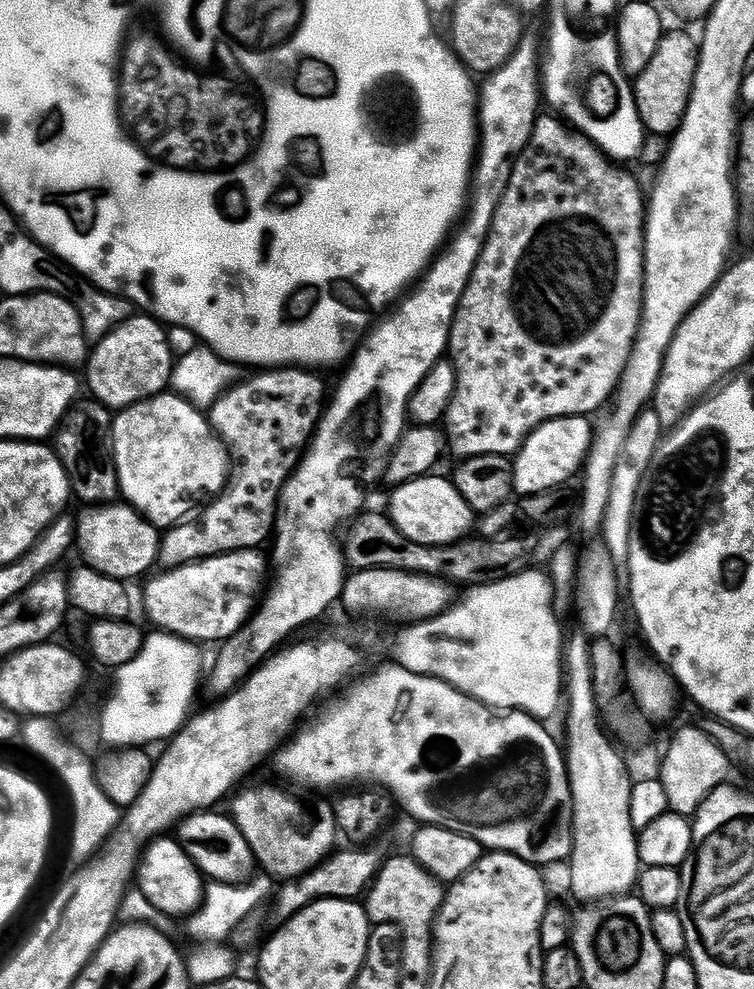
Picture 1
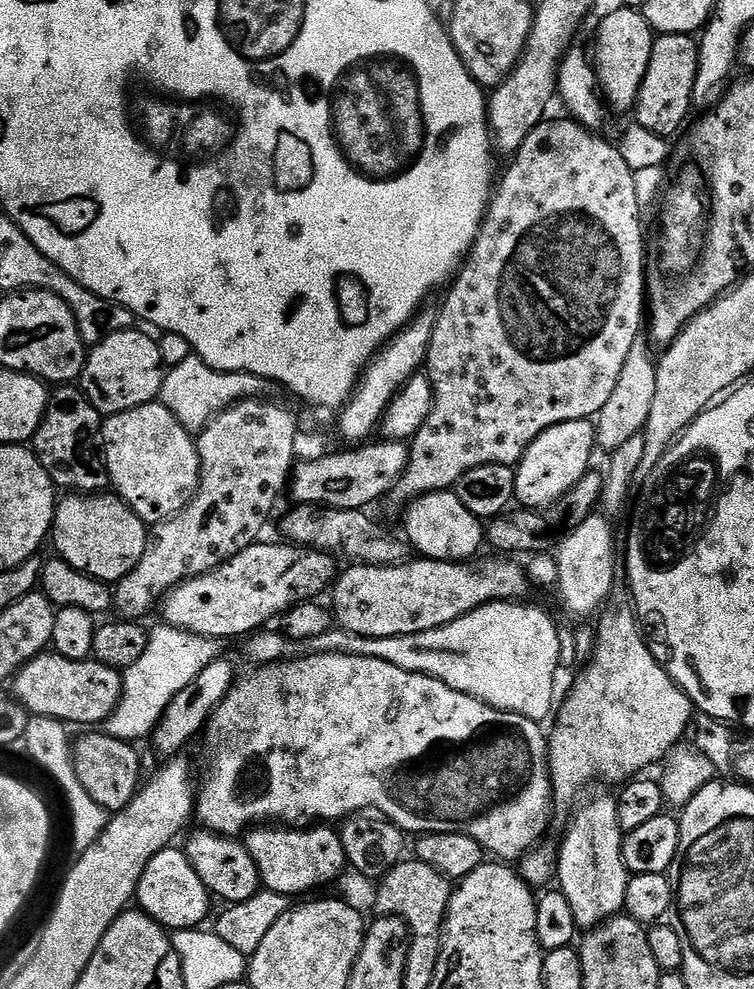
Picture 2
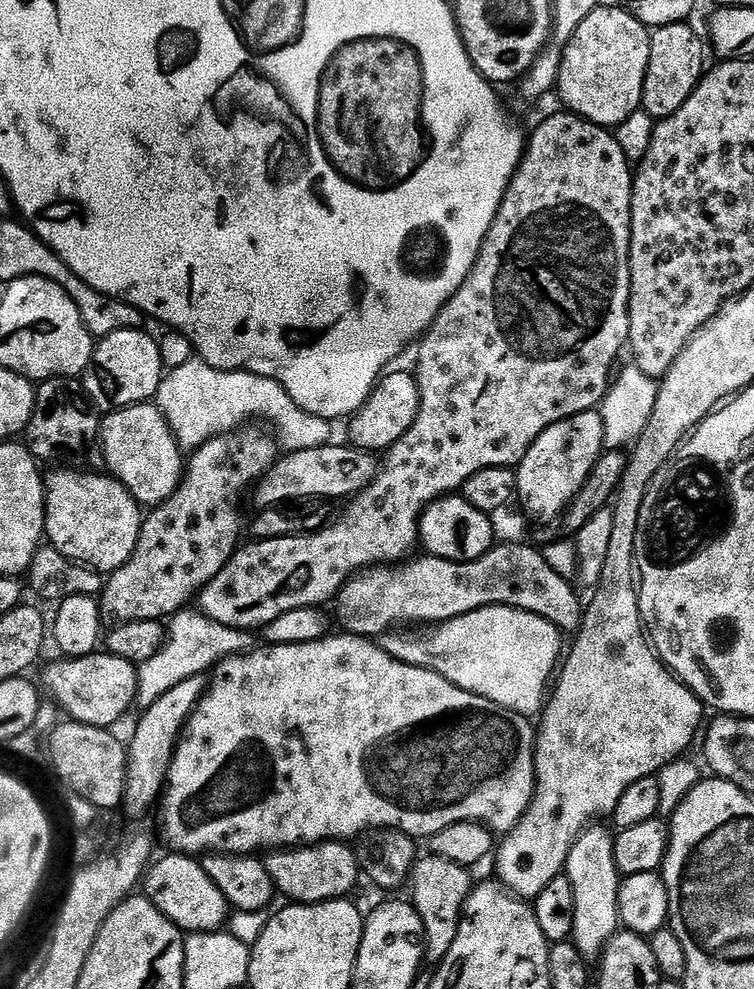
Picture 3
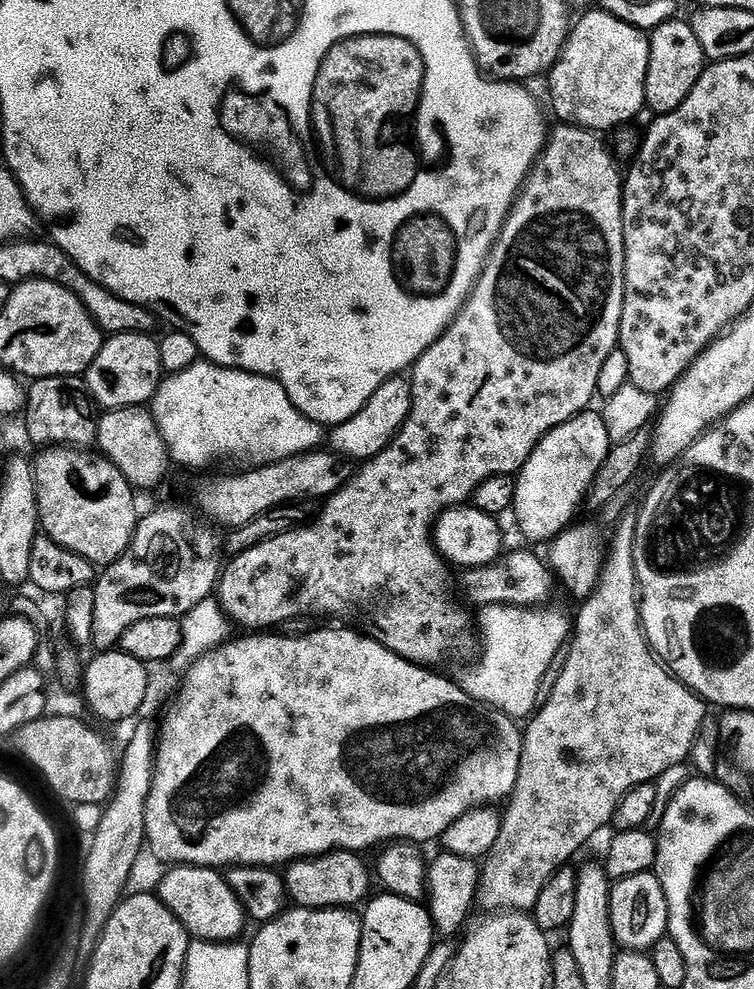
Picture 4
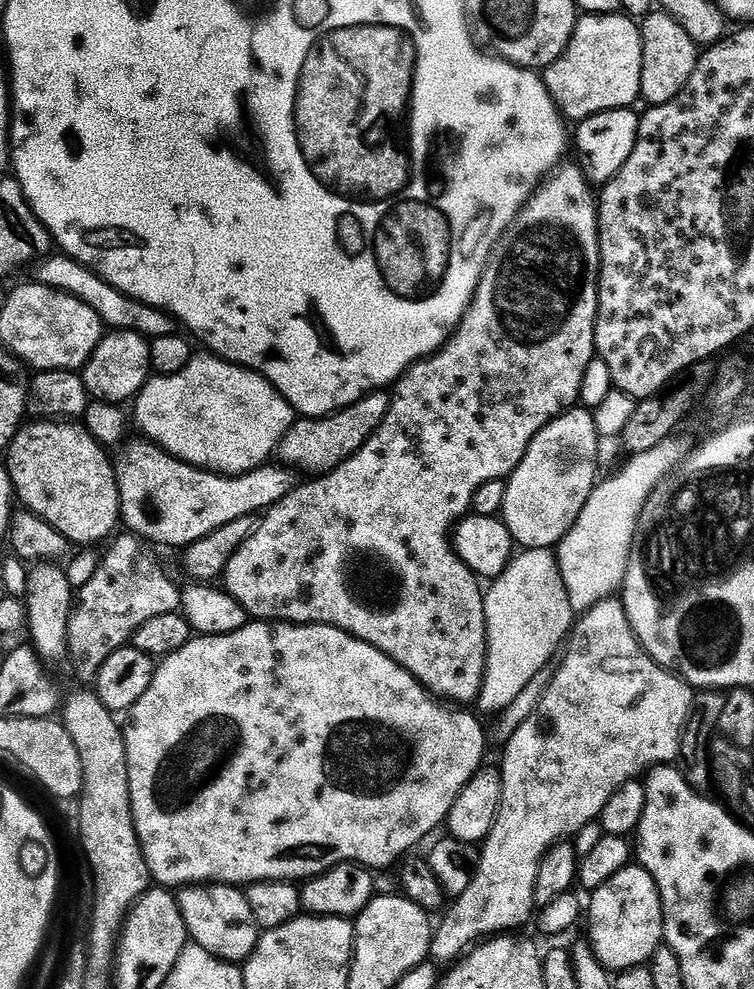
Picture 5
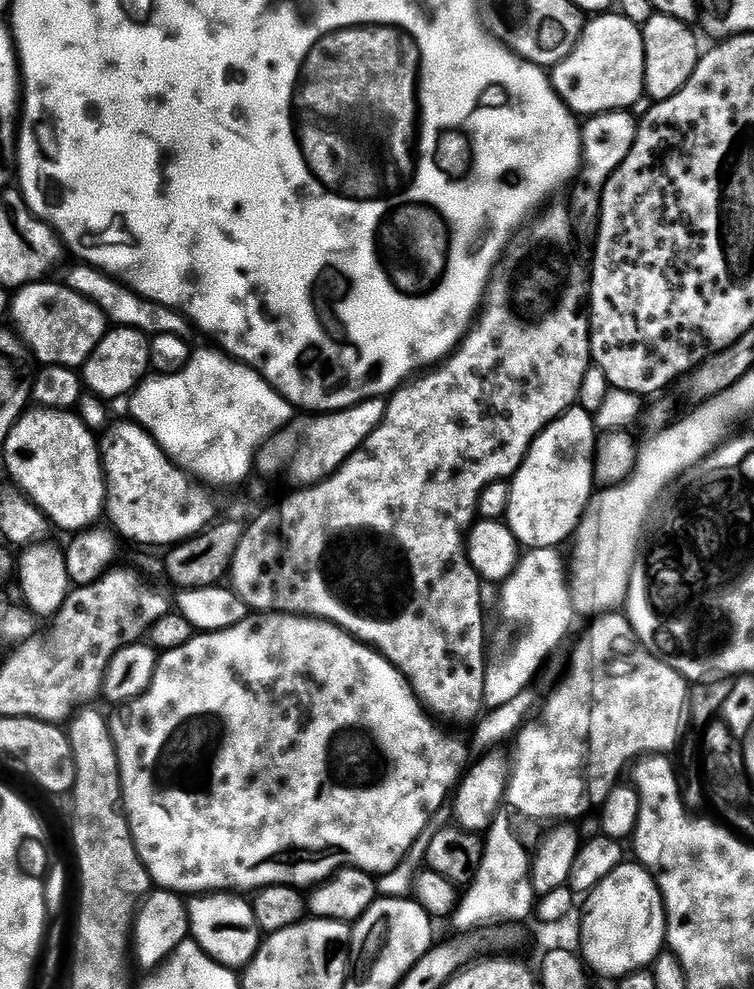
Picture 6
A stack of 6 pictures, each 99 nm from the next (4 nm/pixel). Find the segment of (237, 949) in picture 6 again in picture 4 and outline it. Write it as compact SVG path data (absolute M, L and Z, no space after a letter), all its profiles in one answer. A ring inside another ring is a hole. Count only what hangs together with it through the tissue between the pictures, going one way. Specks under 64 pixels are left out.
M172 866L160 880L158 895L166 907L178 918L178 922L188 931L189 937L211 940L213 944L223 944L237 939L236 936L246 925L244 907L238 902L234 890L230 890L227 879L214 868L194 868Z

